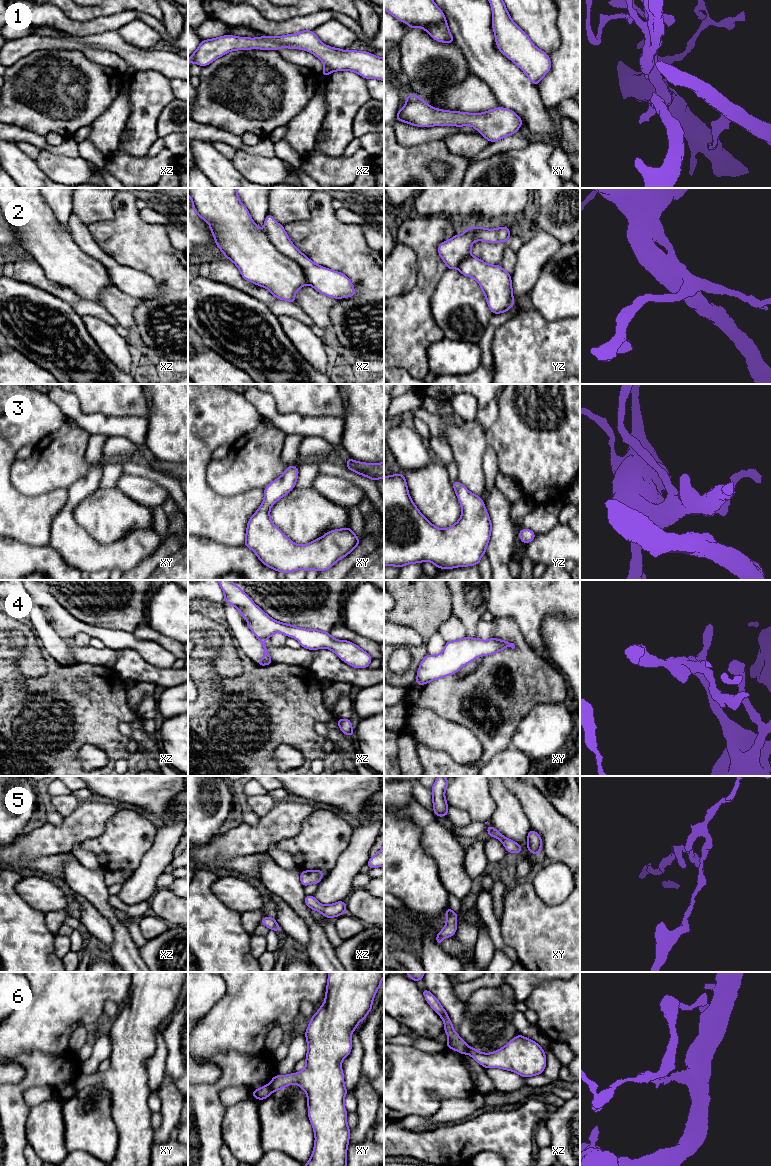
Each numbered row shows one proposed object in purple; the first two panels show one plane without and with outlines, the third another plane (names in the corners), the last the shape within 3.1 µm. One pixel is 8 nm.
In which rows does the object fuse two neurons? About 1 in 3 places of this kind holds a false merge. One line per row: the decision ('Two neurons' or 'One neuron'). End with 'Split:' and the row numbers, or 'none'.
1: One neuron
2: One neuron
3: One neuron
4: One neuron
5: One neuron
6: Two neurons
Split: 6

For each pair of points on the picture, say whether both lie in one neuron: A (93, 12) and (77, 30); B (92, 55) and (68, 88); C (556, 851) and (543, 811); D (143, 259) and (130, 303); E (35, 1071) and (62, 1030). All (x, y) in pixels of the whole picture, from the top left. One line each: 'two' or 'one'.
A: two
B: two
C: one
D: two
E: two

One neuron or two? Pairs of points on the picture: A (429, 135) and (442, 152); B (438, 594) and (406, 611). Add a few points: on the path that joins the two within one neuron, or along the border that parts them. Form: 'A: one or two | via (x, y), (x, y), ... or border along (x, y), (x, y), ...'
A: two | border along (442, 139), (411, 146)
B: one | via (430, 599), (425, 604), (414, 607)

